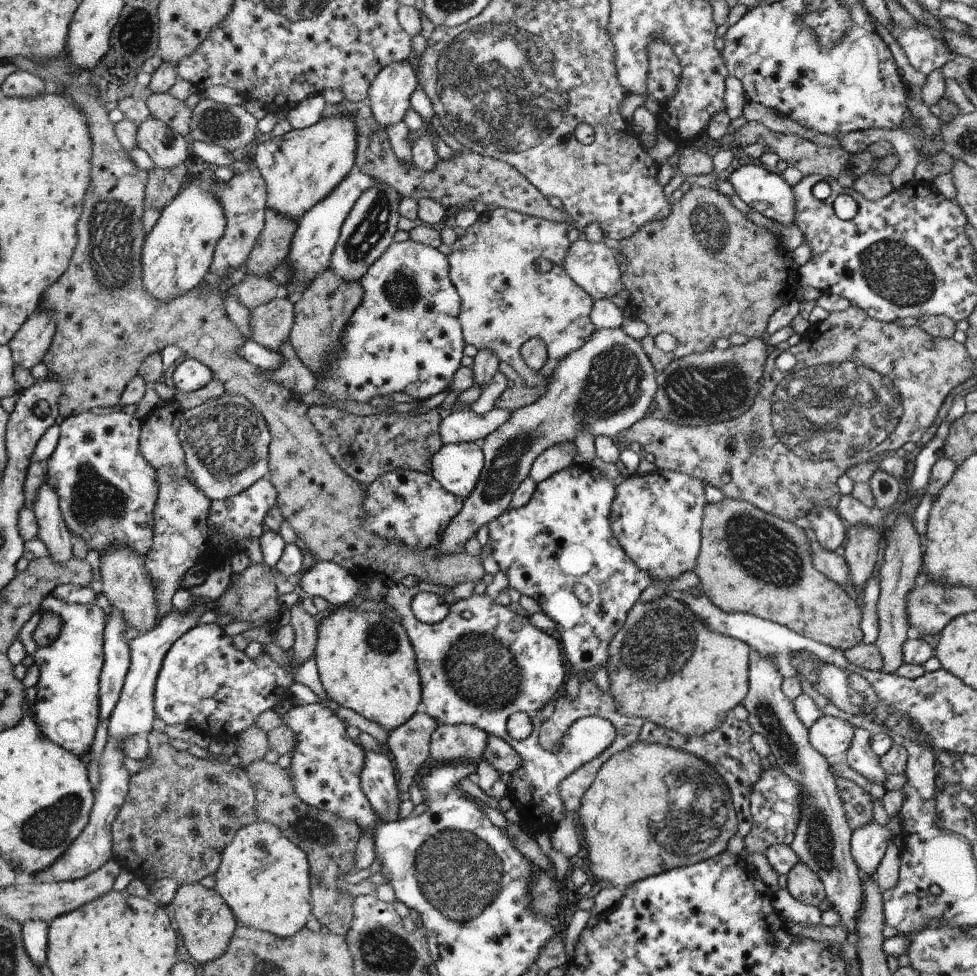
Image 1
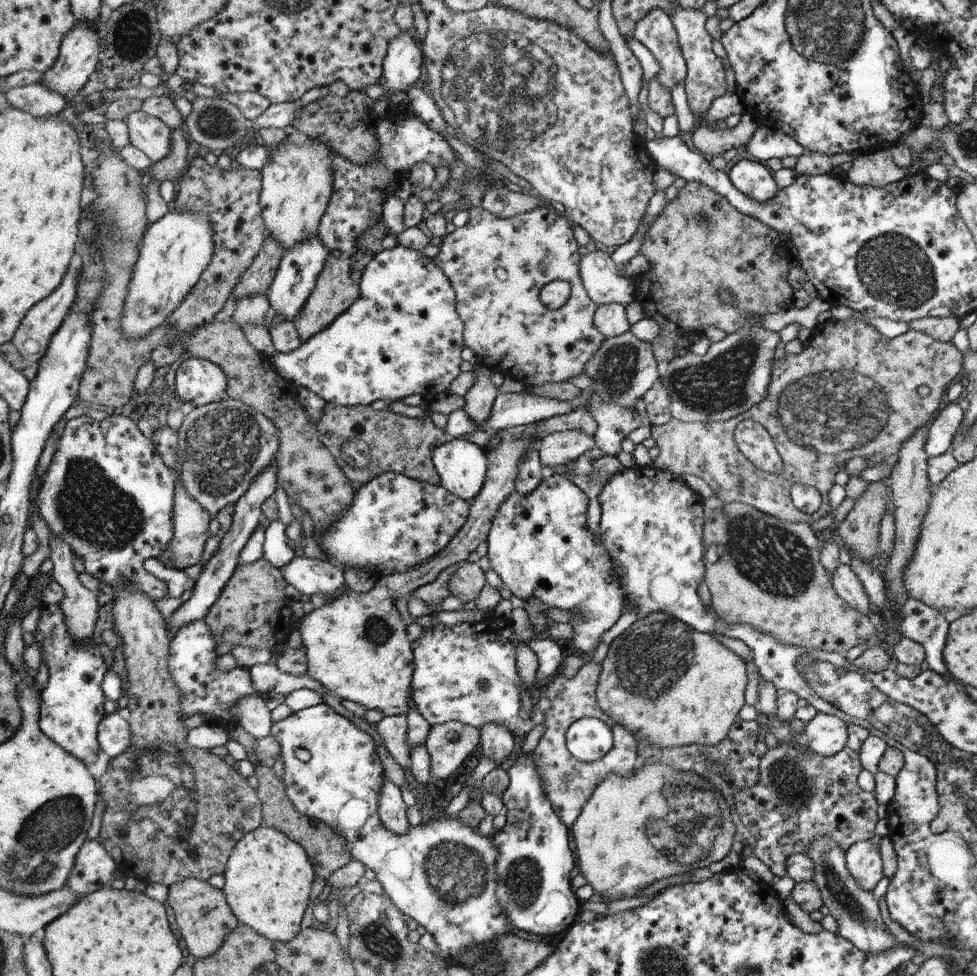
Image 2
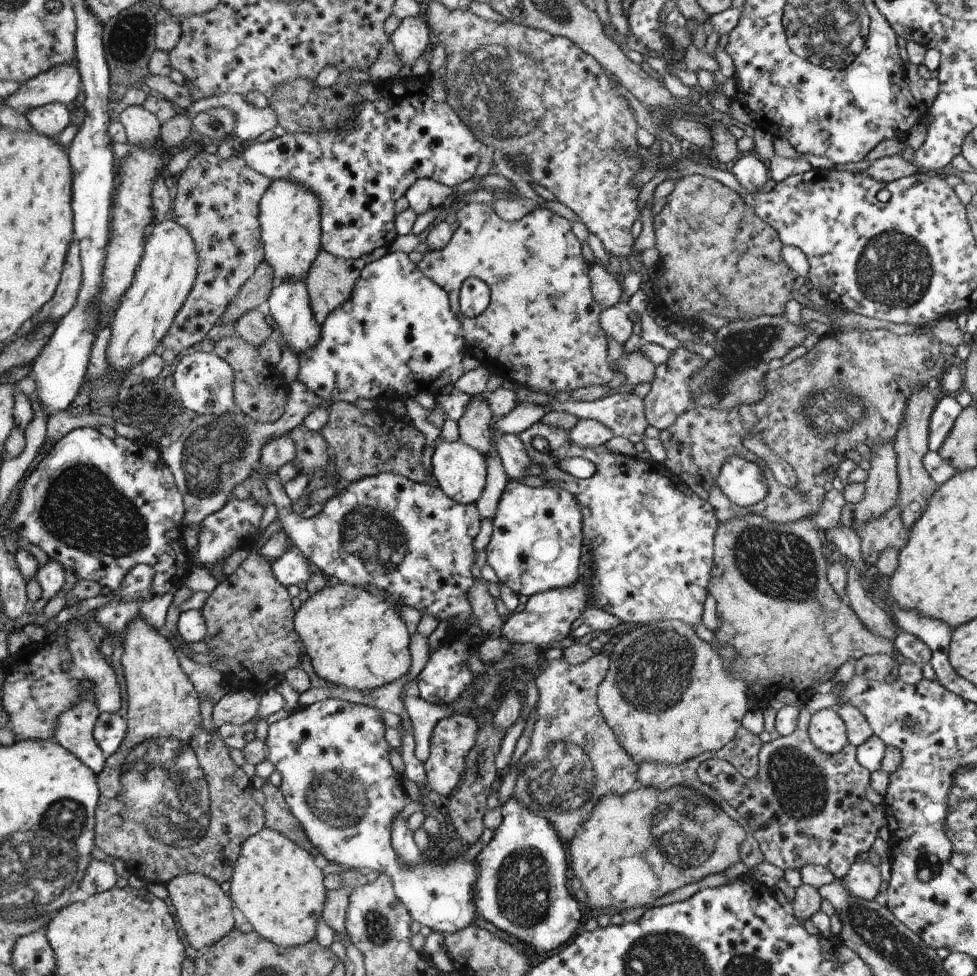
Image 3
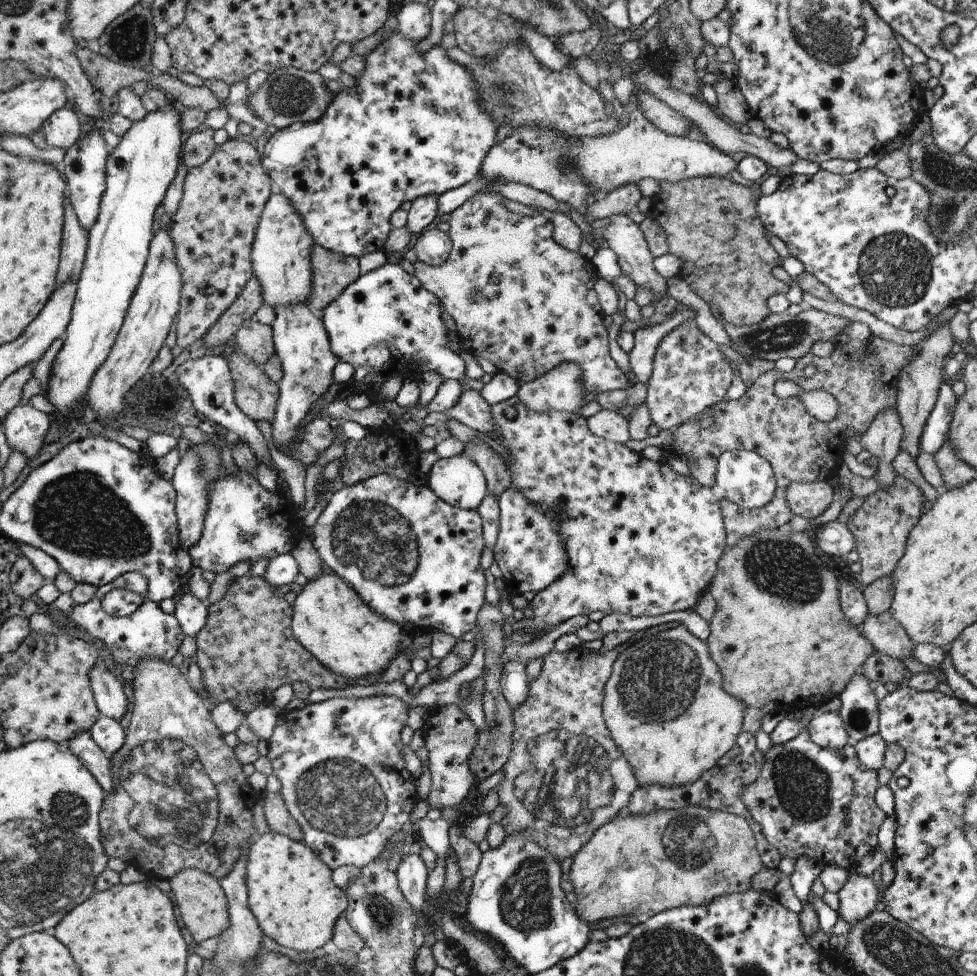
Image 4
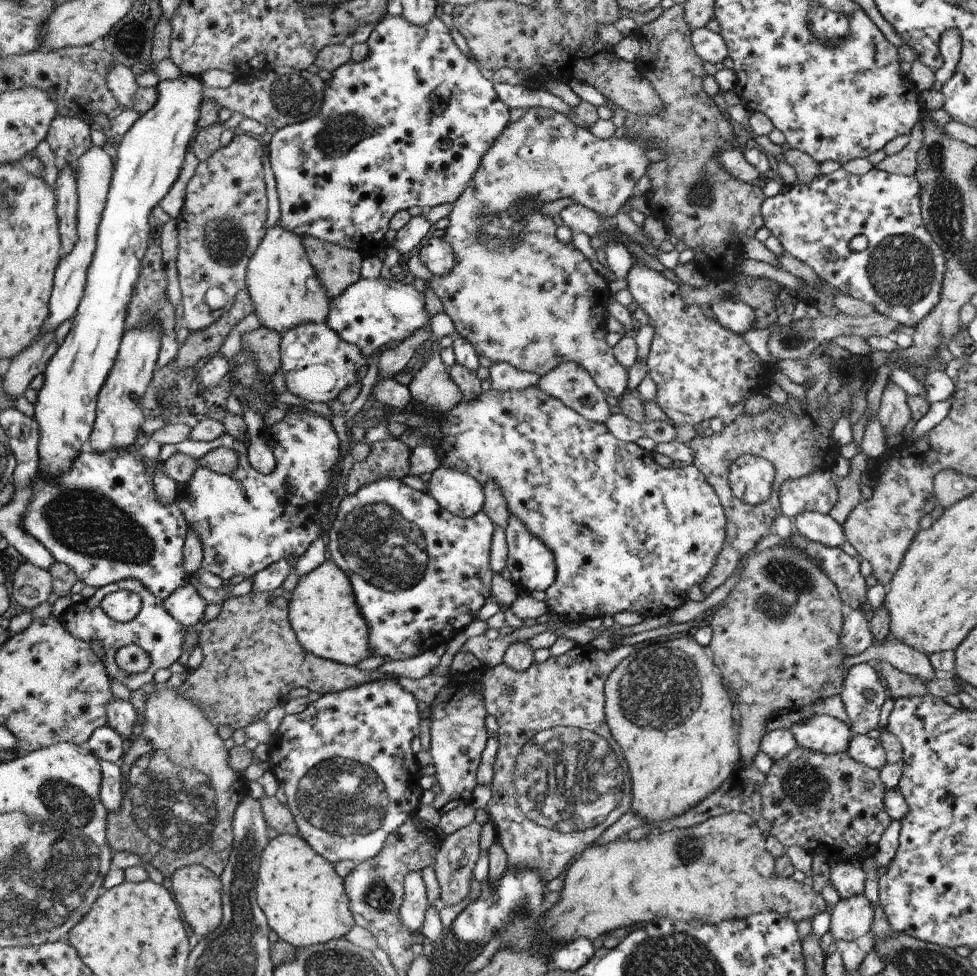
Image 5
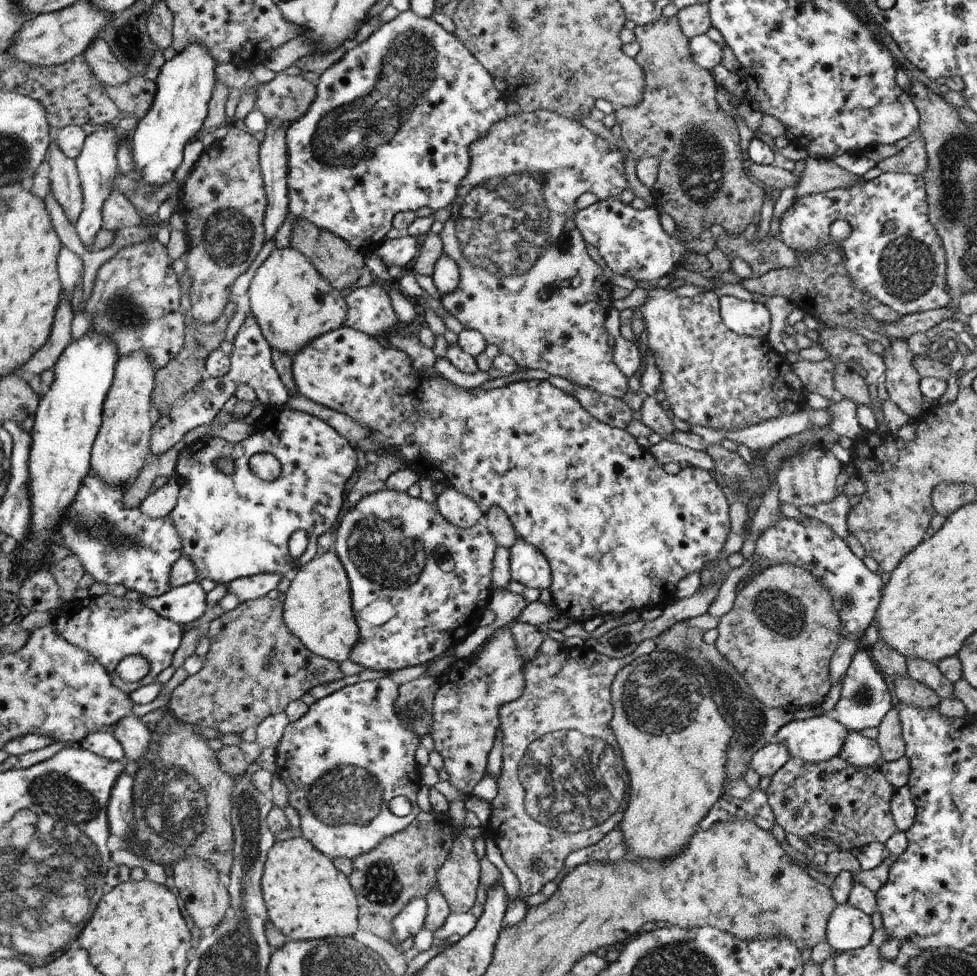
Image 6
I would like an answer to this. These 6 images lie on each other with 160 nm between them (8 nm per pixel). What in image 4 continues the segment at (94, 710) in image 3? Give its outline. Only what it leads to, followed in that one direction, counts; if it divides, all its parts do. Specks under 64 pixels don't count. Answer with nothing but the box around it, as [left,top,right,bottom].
[67,732,114,794]

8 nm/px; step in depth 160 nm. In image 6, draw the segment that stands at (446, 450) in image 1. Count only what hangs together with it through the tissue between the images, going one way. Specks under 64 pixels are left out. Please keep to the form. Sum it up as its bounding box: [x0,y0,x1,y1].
[437,486,484,529]

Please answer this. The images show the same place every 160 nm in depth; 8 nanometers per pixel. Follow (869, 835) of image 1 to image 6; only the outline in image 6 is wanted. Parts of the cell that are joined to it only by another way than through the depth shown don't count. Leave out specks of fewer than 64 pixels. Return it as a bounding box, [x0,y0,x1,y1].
[827,902,875,952]

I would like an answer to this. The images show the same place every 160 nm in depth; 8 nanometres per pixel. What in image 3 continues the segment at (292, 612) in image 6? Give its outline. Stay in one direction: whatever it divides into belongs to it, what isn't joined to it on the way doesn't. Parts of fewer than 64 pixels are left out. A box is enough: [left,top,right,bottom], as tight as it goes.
[295,583,410,690]

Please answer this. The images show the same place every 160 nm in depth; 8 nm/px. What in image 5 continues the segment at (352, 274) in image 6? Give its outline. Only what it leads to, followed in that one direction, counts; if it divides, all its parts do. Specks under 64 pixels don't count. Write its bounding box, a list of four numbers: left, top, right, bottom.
[302,235,362,299]

